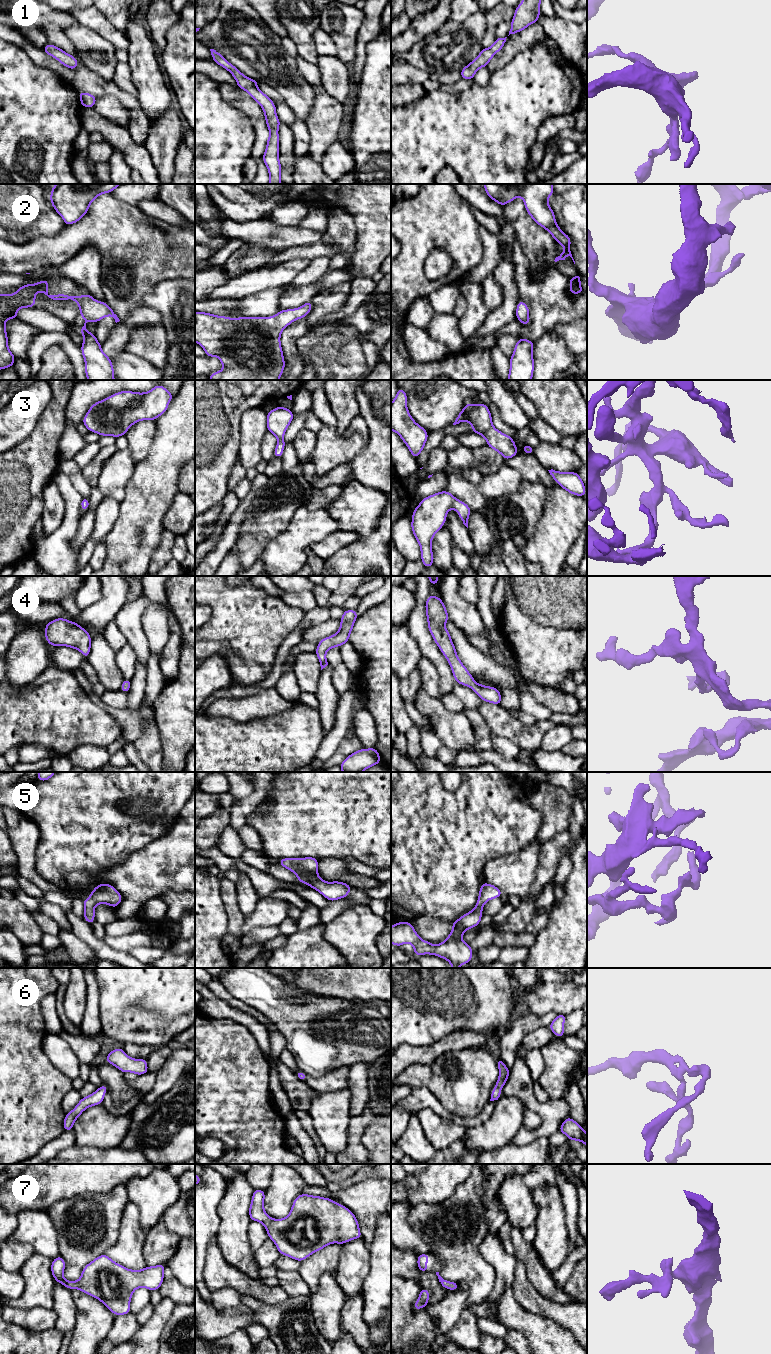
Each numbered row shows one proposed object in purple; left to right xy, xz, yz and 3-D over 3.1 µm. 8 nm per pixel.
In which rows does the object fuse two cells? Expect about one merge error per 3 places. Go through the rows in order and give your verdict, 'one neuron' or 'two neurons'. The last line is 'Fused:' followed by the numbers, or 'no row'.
1: one neuron
2: one neuron
3: one neuron
4: one neuron
5: one neuron
6: one neuron
7: one neuron
Fused: no row

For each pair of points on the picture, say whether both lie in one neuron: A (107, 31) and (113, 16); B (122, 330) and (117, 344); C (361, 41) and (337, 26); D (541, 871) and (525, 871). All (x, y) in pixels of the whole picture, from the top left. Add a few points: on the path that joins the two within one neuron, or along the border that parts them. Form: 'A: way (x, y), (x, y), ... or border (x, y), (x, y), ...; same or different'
A: border (98, 10), (115, 27), (124, 31); different
B: way (120, 333), (117, 341); same
C: border (364, 15), (357, 33), (355, 58), (353, 60); different
D: border (540, 848), (536, 876), (530, 894); different

